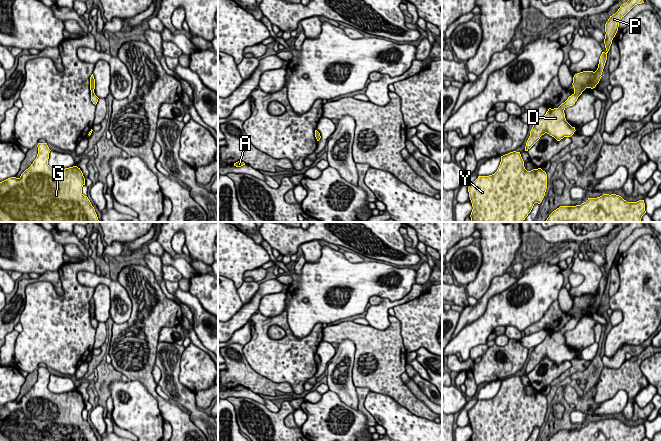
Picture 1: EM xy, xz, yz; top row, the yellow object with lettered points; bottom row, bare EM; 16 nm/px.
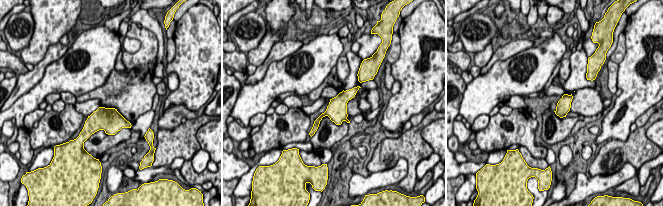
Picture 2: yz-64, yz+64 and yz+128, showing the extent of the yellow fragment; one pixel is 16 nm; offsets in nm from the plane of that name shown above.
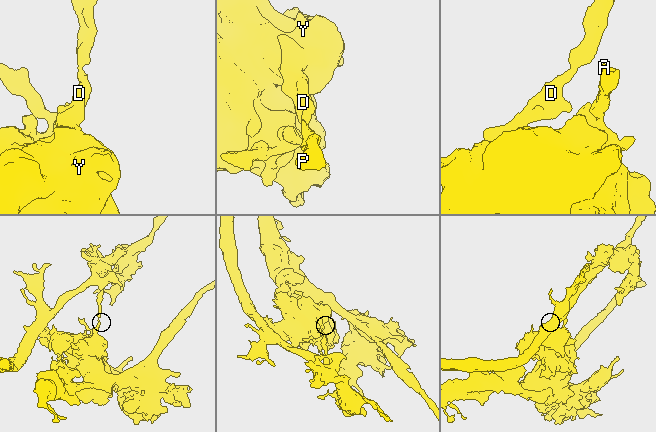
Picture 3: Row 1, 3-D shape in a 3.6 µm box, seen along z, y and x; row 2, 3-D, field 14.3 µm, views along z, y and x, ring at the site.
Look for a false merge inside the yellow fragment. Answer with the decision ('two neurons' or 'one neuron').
two neurons

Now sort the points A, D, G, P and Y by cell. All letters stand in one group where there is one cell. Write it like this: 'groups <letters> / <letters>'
groups A D G Y / P

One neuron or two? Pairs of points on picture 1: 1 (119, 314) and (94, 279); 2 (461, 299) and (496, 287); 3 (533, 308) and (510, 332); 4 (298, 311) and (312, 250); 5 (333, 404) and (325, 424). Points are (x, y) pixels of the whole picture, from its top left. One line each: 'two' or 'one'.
1: one
2: two
3: two
4: two
5: one

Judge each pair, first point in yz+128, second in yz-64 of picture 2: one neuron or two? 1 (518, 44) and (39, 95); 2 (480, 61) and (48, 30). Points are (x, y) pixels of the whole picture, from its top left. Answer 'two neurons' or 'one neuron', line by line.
1: two neurons
2: one neuron

